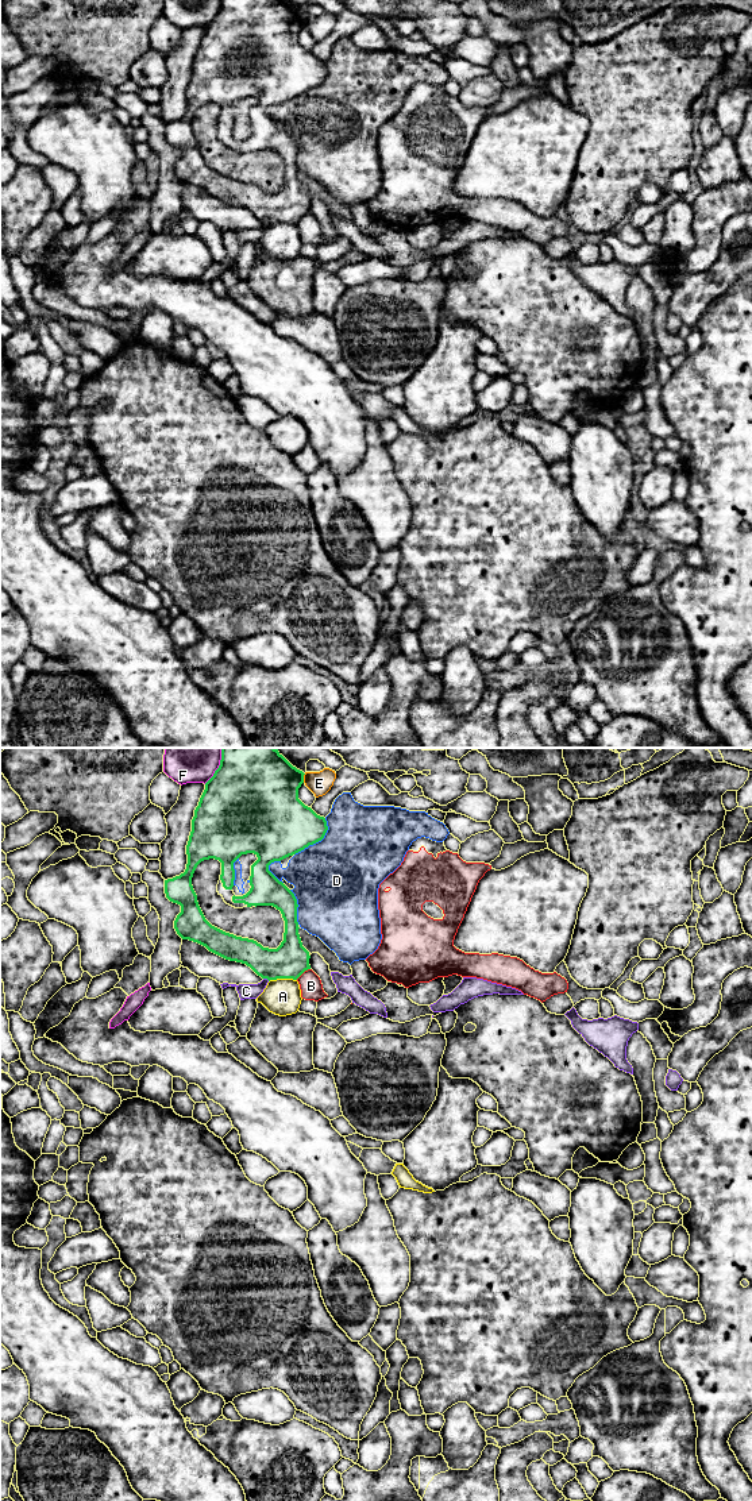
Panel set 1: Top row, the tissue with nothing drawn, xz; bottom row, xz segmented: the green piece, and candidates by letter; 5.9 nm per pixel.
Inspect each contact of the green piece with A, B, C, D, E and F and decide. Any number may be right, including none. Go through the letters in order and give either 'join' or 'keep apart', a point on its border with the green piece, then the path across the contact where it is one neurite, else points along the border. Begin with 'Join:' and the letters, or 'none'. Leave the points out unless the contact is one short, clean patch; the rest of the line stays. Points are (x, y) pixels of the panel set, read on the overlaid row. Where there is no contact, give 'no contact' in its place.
Join: none
A: keep apart; meets green in xz at (282, 977); border along xz (296, 979), (272, 979), (269, 981)
B: keep apart; meets green in xz at (303, 972); border along xz (309, 968), (296, 979)
C: keep apart; meets green in xz at (266, 977)
D: keep apart; meets green in xz at (317, 841)
E: keep apart; meets green in xz at (303, 778)
F: keep apart; meets green in xz at (219, 766)

